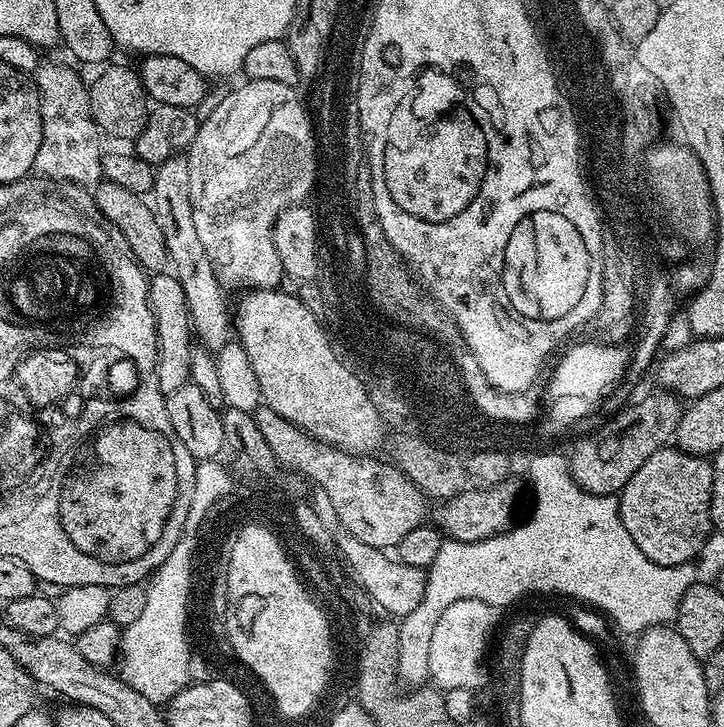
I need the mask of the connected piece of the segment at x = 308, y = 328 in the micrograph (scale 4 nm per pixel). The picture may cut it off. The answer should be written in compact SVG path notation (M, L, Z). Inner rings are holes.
M270 288L245 291L240 305L234 308L234 328L236 324L236 332L240 335L238 342L250 358L250 366L254 366L263 403L323 444L353 454L375 453L381 447L380 439L386 436L386 428L382 417L374 410L374 403L370 402L368 390L363 384L356 384L356 380L332 360L328 344L324 344L324 336L320 336L321 324L317 316L291 291L280 291Z

